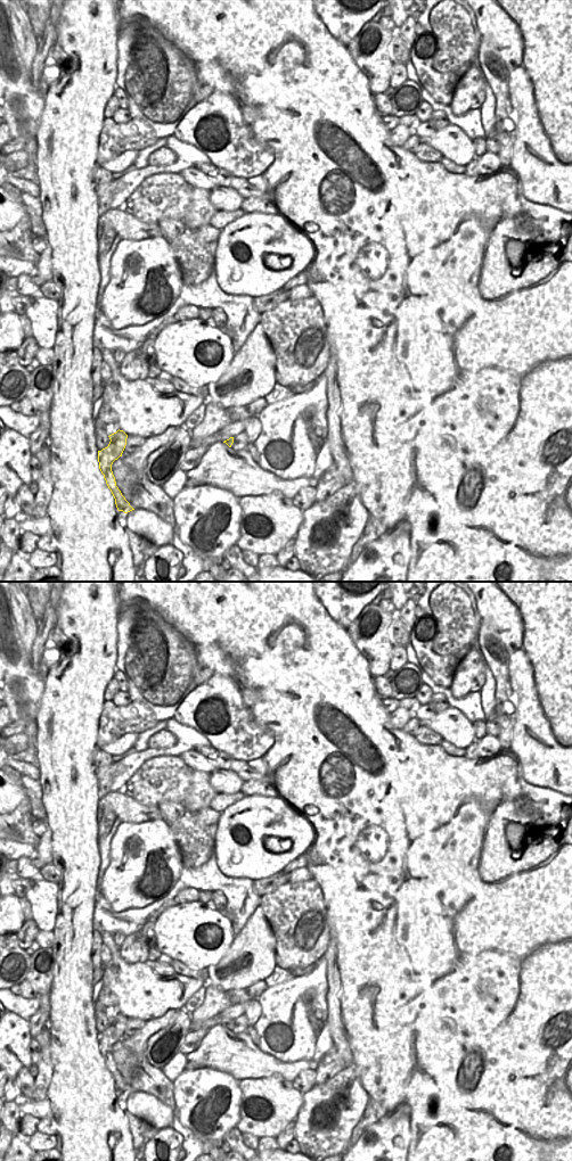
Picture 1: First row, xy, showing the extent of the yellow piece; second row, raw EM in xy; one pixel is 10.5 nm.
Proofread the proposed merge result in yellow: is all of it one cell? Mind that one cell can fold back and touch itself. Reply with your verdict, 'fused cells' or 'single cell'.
fused cells

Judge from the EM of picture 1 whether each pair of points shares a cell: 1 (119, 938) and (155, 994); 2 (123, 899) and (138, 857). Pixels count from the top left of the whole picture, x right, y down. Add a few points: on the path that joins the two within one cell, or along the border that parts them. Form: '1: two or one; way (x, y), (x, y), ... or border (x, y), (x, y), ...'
1: two; border (112, 936), (113, 943), (119, 948)
2: one; way (123, 889), (138, 874), (138, 867)

